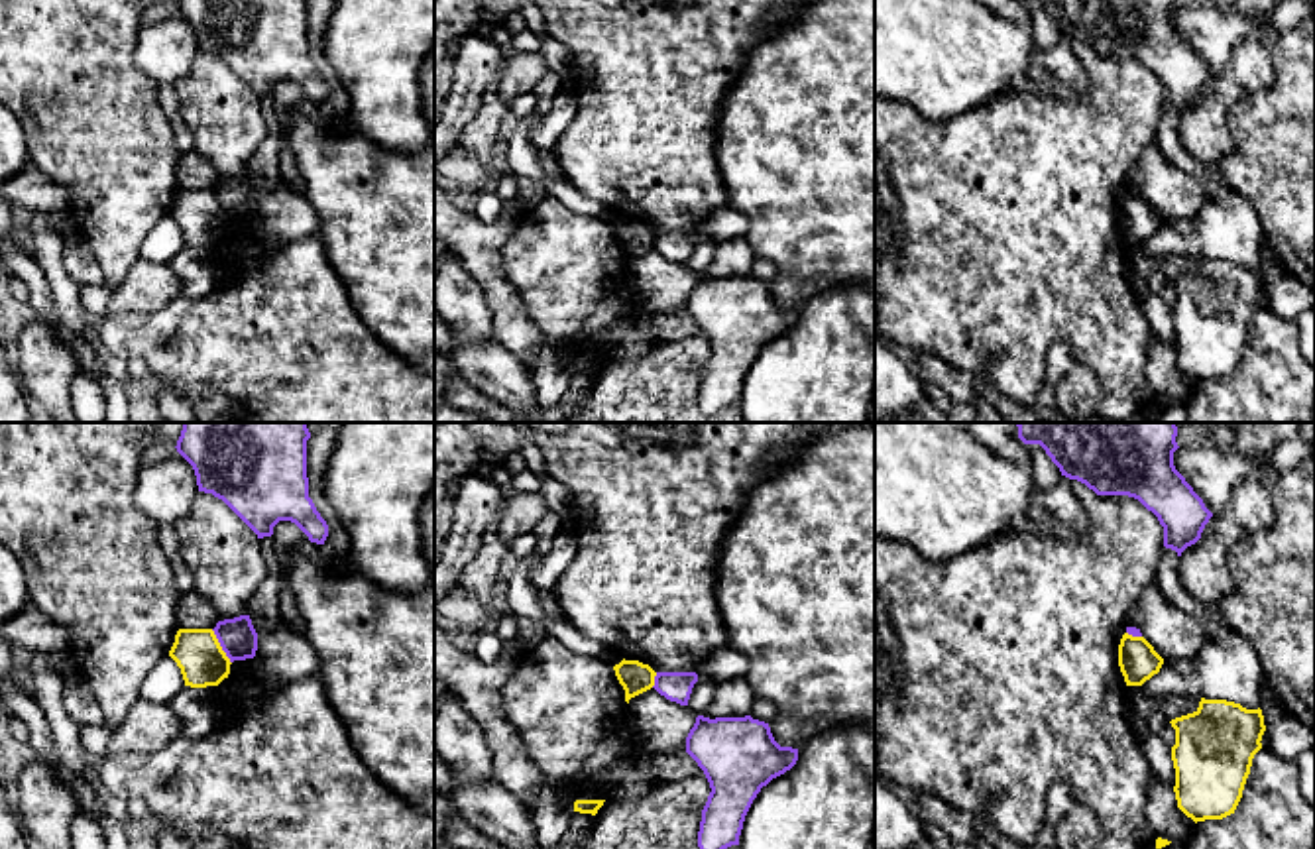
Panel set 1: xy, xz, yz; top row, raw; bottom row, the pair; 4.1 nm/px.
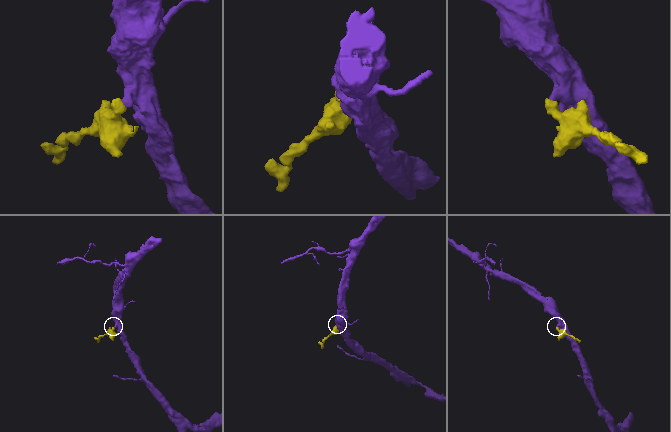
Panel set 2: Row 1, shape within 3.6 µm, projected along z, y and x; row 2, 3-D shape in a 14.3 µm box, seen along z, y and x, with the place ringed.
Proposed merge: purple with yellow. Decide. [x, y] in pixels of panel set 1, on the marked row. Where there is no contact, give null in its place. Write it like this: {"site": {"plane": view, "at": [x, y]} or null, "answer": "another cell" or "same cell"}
{"site": {"plane": "xy", "at": [221, 645]}, "answer": "another cell"}

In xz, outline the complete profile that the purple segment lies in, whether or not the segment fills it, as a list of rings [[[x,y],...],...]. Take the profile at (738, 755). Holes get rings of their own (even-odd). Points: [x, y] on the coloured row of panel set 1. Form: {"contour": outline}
{"contour": [[[698,715],[686,737],[686,753],[704,770],[712,788],[702,810],[700,849],[739,845],[745,816],[761,788],[798,761],[798,749],[780,747],[769,723],[751,715]]]}

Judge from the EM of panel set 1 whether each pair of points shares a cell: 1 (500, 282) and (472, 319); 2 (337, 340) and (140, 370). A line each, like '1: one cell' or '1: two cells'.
1: two cells
2: two cells

